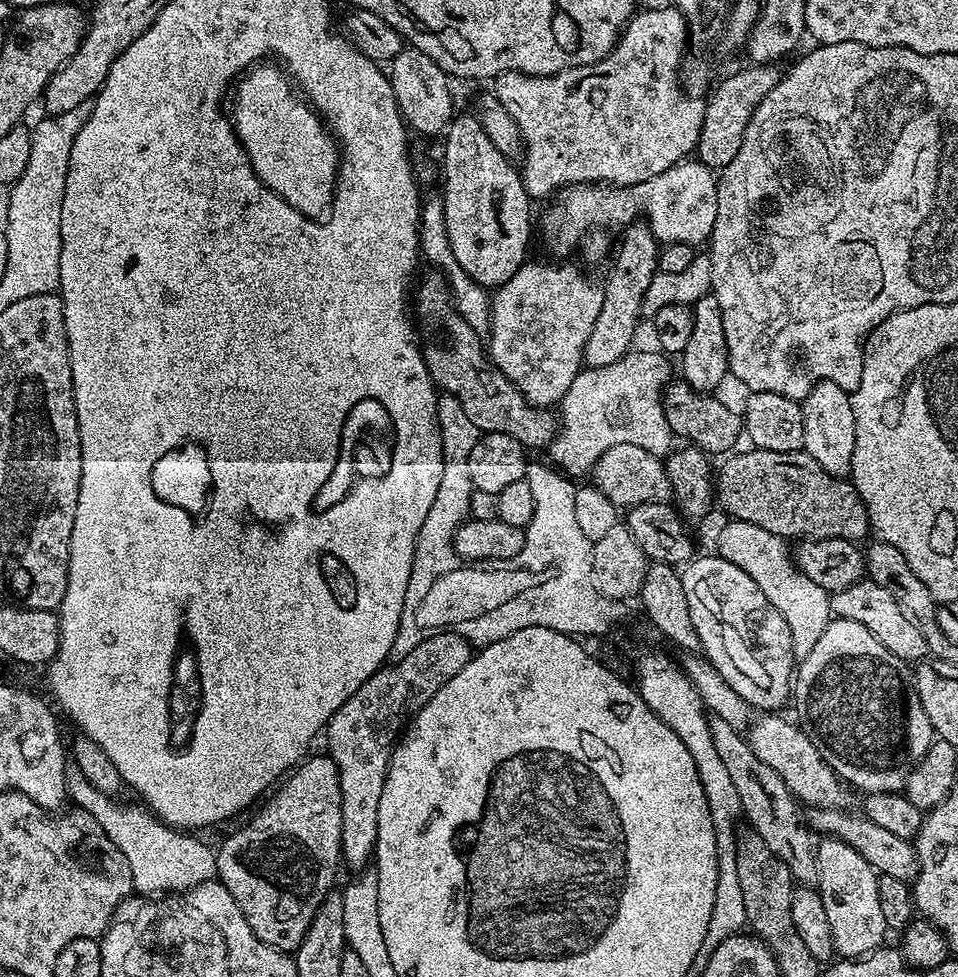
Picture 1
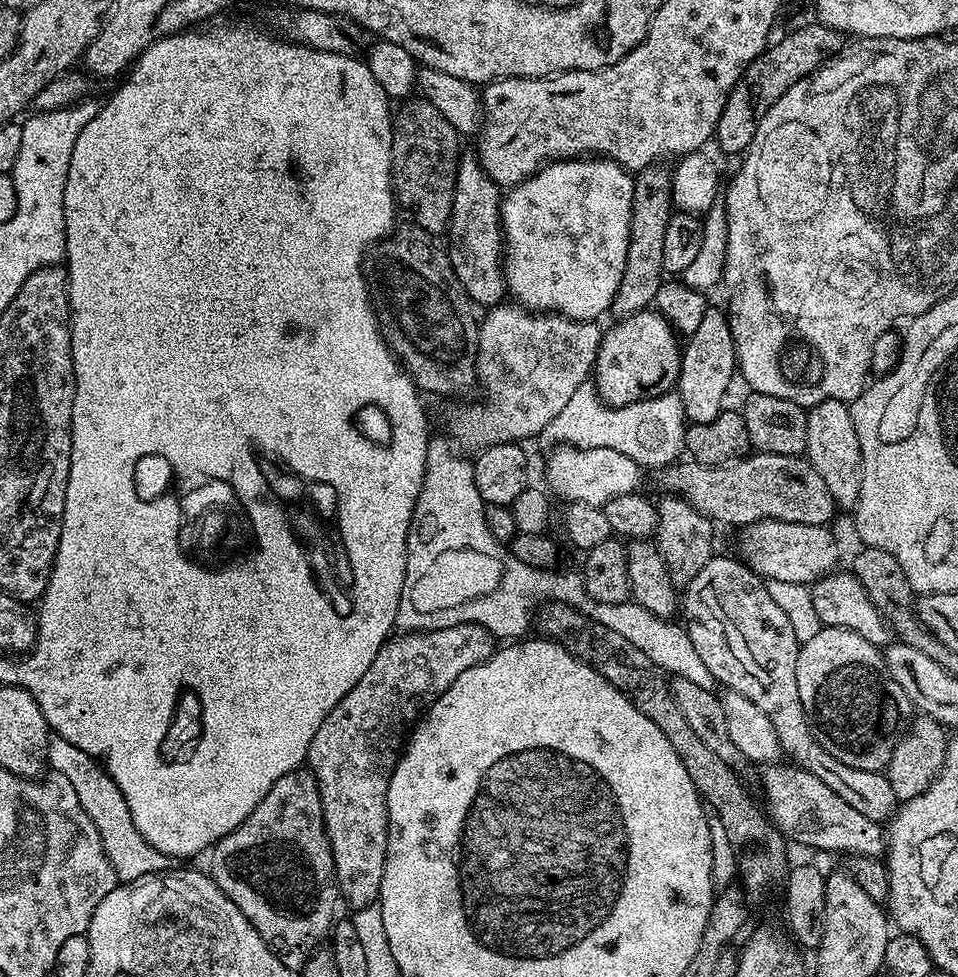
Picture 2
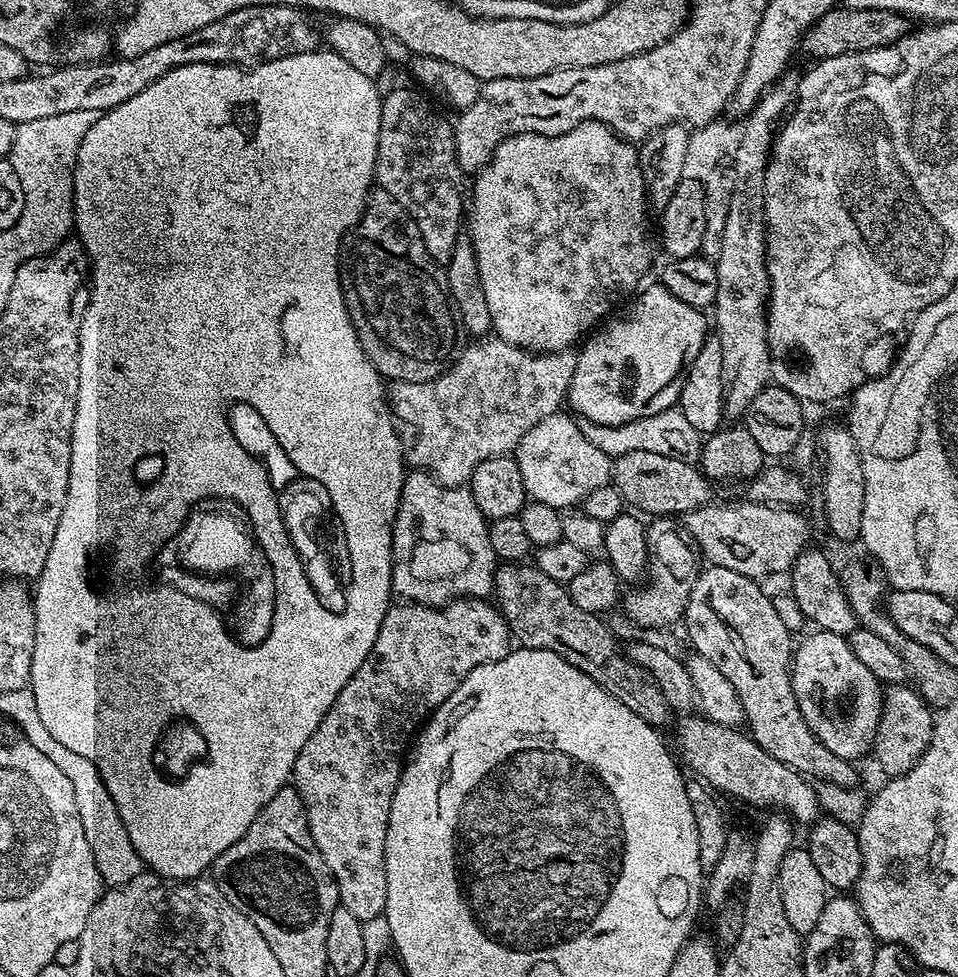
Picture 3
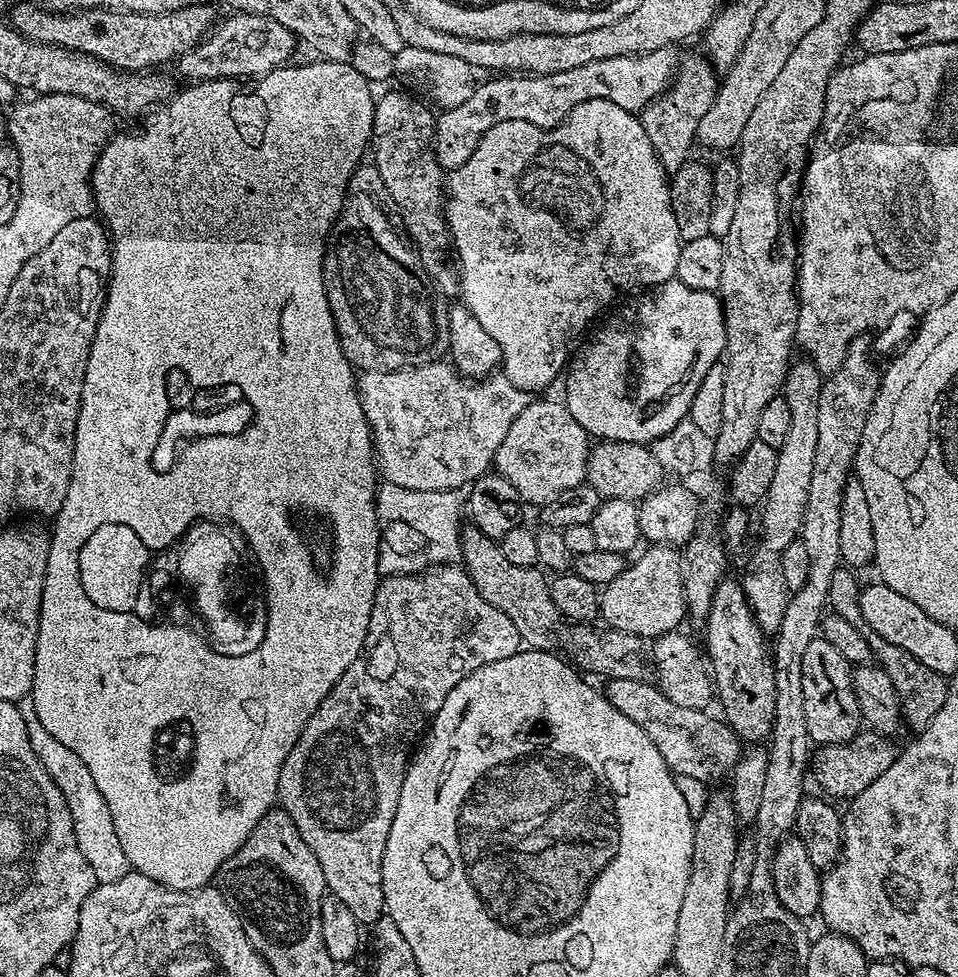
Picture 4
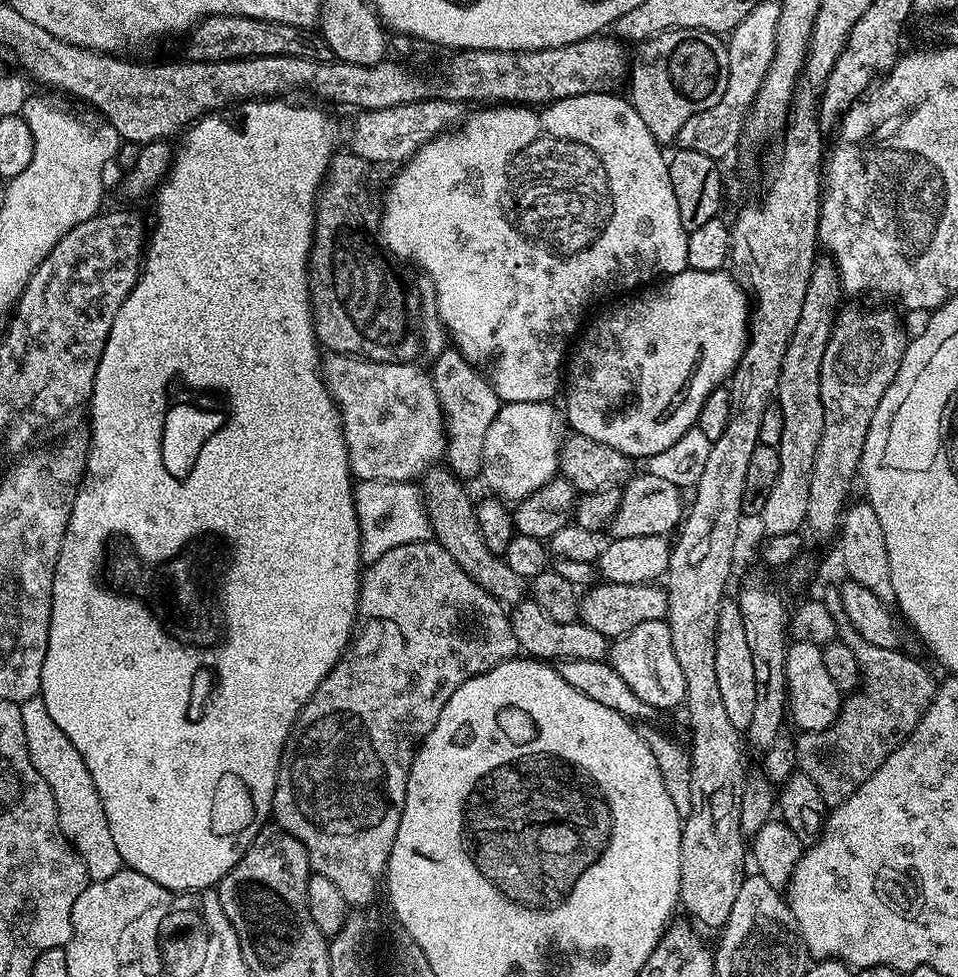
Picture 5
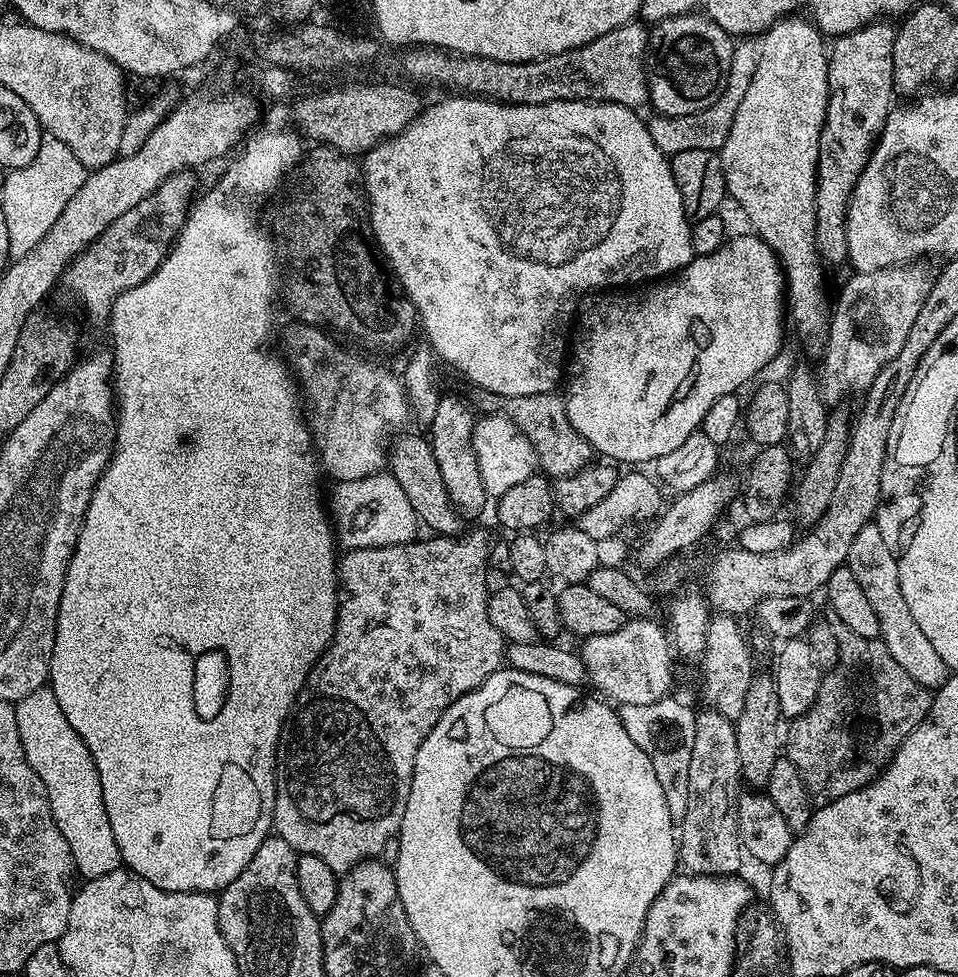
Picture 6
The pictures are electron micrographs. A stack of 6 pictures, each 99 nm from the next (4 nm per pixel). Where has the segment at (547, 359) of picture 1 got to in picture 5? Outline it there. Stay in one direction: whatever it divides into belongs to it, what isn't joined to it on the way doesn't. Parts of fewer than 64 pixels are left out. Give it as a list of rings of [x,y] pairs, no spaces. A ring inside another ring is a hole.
[[[328,354],[322,360],[322,375],[328,393],[340,411],[344,441],[348,447],[348,465],[357,481],[416,482],[429,468],[439,465],[446,452],[446,421],[440,399],[427,371],[415,363],[387,364],[361,360],[359,356]]]

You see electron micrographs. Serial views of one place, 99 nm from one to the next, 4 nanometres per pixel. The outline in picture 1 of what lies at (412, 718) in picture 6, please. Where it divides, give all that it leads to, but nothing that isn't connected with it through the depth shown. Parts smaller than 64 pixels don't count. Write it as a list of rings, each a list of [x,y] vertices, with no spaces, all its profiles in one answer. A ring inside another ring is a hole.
[[[439,632],[436,636],[431,636],[429,640],[423,640],[421,644],[414,646],[414,650],[410,650],[410,654],[406,654],[406,658],[379,668],[329,718],[326,725],[329,752],[327,755],[334,765],[334,772],[338,777],[338,788],[340,784],[338,835],[343,863],[345,860],[350,867],[360,870],[367,865],[364,864],[367,860],[369,863],[373,859],[376,846],[376,807],[382,798],[382,786],[386,782],[388,764],[392,761],[392,750],[398,743],[398,737],[405,731],[406,725],[412,717],[422,710],[422,706],[426,706],[426,702],[430,702],[430,698],[434,698],[434,694],[438,694],[438,690],[442,690],[442,686],[446,686],[446,682],[450,682],[450,678],[454,678],[454,674],[458,674],[458,670],[462,670],[462,666],[466,666],[472,661],[473,655],[473,645],[469,644],[466,638],[453,632]]]

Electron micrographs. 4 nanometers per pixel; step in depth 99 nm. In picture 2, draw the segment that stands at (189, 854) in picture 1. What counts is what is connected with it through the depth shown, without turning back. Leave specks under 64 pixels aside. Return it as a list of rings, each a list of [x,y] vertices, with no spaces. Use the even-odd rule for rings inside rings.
[[[52,734],[48,738],[47,767],[53,773],[66,777],[70,786],[74,786],[74,794],[78,794],[82,810],[86,810],[102,838],[106,858],[110,858],[110,866],[114,866],[117,881],[137,880],[146,874],[169,871],[170,857],[154,850],[154,846],[138,834],[134,818],[130,818],[130,806],[126,806],[126,798],[122,798],[122,790],[118,790],[114,778],[110,778],[97,757],[86,754],[86,750],[78,750],[74,742],[66,742],[66,738]]]

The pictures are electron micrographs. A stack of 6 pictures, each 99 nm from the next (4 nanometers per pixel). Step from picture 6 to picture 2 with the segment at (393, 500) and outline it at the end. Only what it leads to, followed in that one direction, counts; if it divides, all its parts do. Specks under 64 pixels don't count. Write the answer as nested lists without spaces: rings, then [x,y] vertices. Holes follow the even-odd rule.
[[[433,435],[428,441],[424,481],[412,511],[406,542],[406,578],[402,582],[396,628],[401,633],[429,632],[459,624],[482,624],[493,637],[520,638],[527,633],[524,631],[531,620],[533,623],[538,609],[549,602],[583,609],[589,603],[589,598],[583,575],[579,571],[556,572],[552,568],[526,566],[526,562],[518,562],[518,558],[514,558],[511,551],[502,546],[494,534],[490,534],[484,517],[486,505],[472,477],[473,461],[469,457],[467,460],[459,456],[453,441],[447,435],[444,436]]]

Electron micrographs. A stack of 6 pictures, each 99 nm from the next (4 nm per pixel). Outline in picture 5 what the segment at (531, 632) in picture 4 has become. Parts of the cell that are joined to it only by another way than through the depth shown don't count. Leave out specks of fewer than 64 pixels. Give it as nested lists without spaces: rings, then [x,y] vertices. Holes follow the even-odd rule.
[[[433,466],[422,477],[424,509],[428,512],[435,543],[441,544],[446,554],[450,554],[450,558],[454,558],[454,562],[458,562],[458,566],[462,566],[473,582],[482,586],[482,590],[486,590],[505,606],[515,606],[525,599],[525,577],[514,574],[507,562],[495,556],[486,547],[486,542],[482,542],[482,530],[478,530],[473,497],[468,497],[467,490],[460,484],[463,483],[444,466]]]

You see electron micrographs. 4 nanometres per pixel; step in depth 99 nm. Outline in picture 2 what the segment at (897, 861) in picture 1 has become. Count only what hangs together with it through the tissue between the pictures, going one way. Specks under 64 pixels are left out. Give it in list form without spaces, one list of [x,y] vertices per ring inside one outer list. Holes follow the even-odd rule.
[[[773,762],[763,769],[760,788],[764,791],[763,807],[766,815],[793,845],[821,848],[824,852],[844,852],[851,856],[880,858],[886,852],[886,832],[881,821],[866,818],[850,806],[834,790],[830,790],[814,774],[786,762]]]

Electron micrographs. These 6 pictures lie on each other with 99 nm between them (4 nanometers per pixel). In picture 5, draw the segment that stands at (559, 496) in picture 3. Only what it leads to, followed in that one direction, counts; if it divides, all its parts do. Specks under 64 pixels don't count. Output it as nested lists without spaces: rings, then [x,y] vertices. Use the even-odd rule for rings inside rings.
[[[552,402],[501,403],[494,422],[490,422],[490,430],[486,430],[480,467],[482,480],[497,497],[508,502],[522,501],[557,475],[566,420],[556,406]]]

